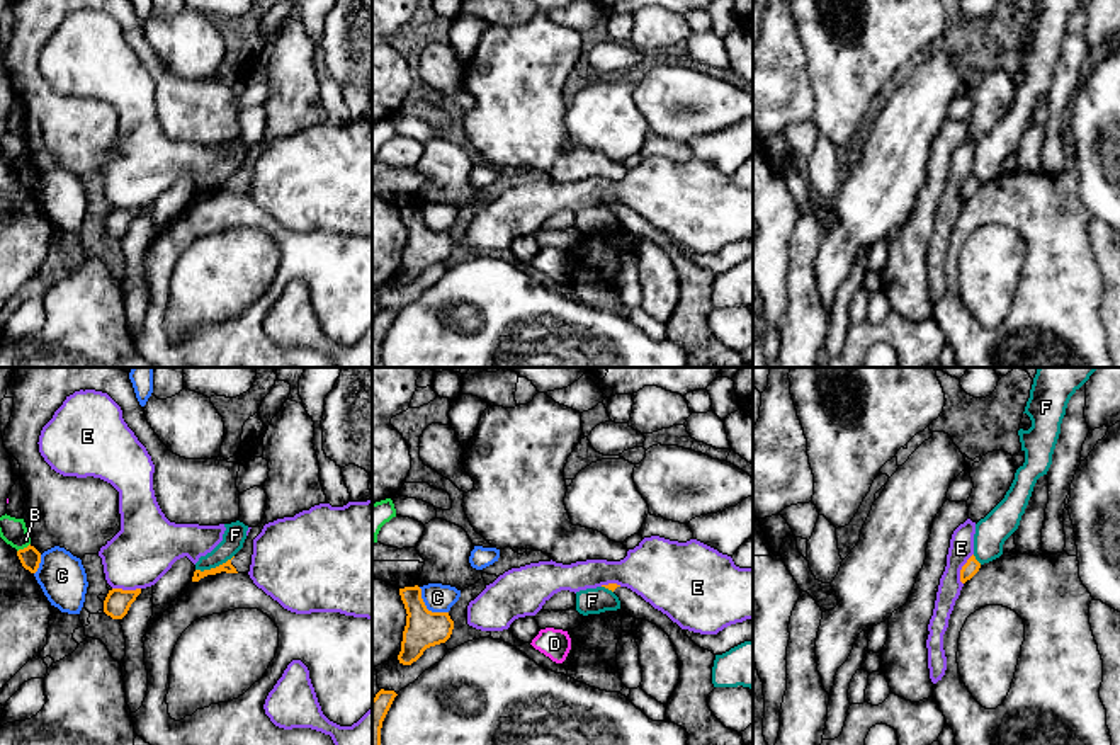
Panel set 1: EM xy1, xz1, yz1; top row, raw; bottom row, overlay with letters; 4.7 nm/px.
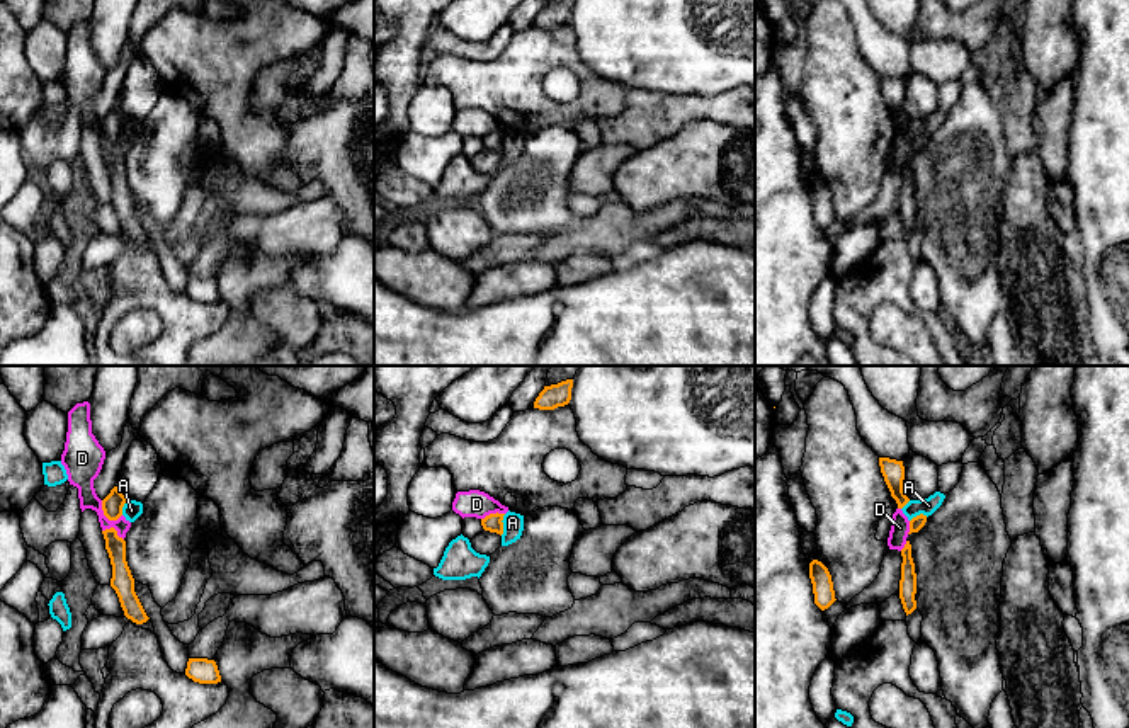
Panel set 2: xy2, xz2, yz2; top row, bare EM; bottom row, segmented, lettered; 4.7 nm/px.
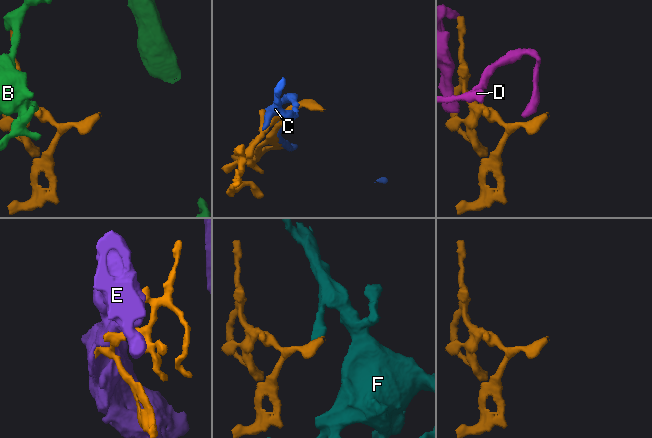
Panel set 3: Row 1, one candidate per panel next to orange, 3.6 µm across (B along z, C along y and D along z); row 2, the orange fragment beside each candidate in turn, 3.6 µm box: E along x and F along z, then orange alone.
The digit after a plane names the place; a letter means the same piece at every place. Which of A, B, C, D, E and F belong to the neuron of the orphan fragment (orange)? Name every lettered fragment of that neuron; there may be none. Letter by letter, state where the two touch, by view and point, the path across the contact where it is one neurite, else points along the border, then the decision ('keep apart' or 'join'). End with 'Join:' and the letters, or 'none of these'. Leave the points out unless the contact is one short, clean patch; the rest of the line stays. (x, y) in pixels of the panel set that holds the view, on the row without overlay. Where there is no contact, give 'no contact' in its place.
A: contact xz2 (502, 143); border xz2 (505, 133), (500, 153); keep apart
B: contact xy1 (24, 167); border xy1 (29, 162), (17, 170); keep apart
C: contact xz1 (425, 227); keep apart
D: contact xy2 (106, 135); keep apart
E: contact yz1 (962, 187); keep apart
F: contact xy1 (216, 186); border xy1 (233, 174), (214, 186), (196, 189); keep apart
Join: none of these

